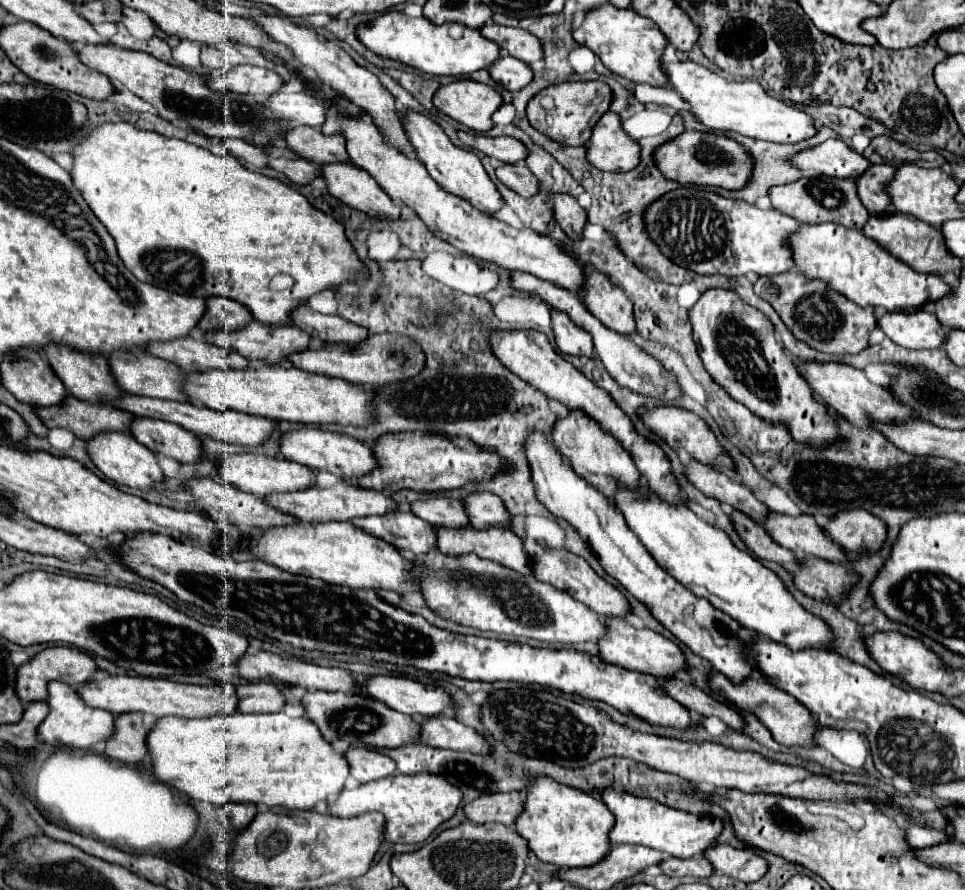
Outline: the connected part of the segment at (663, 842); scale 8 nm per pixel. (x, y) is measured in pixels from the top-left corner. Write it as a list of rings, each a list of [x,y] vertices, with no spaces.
[[[607,788],[603,792],[603,802],[615,814],[617,822],[611,830],[613,844],[639,844],[647,848],[655,848],[675,858],[693,858],[703,856],[709,848],[717,844],[719,834],[723,832],[723,820],[711,816],[697,816],[683,810],[669,808],[651,798],[633,796],[629,792],[621,792],[615,788]]]

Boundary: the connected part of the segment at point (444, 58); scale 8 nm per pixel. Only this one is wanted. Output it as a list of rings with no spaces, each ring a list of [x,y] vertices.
[[[387,12],[363,26],[357,28],[359,40],[373,52],[385,58],[399,60],[407,66],[419,68],[421,72],[435,74],[435,76],[459,76],[471,74],[475,70],[489,68],[493,62],[499,60],[501,48],[487,40],[479,30],[473,30],[465,24],[433,24],[427,18],[411,18],[403,12]]]

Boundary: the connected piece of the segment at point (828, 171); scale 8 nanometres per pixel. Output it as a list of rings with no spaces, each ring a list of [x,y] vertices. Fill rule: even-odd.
[[[827,140],[815,148],[803,150],[793,156],[793,164],[803,170],[815,170],[833,178],[859,178],[865,170],[869,170],[869,160],[851,150],[843,140]]]

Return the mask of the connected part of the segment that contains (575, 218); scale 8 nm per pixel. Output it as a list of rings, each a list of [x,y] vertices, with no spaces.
[[[553,194],[551,196],[555,220],[563,228],[563,232],[571,240],[583,238],[583,228],[587,224],[587,212],[579,206],[579,202],[569,194]]]

